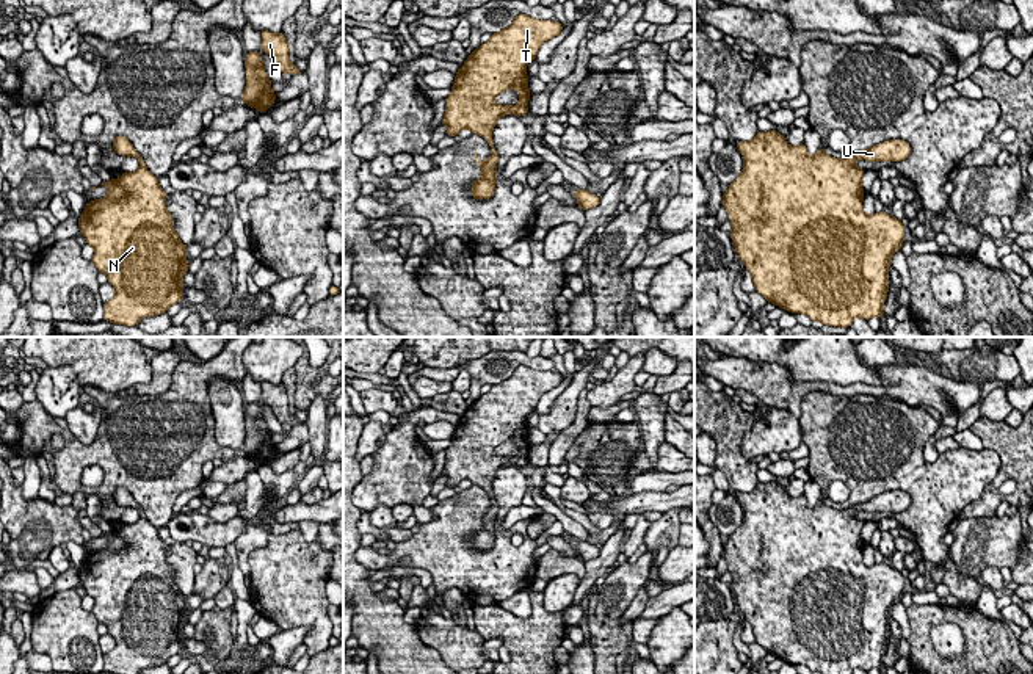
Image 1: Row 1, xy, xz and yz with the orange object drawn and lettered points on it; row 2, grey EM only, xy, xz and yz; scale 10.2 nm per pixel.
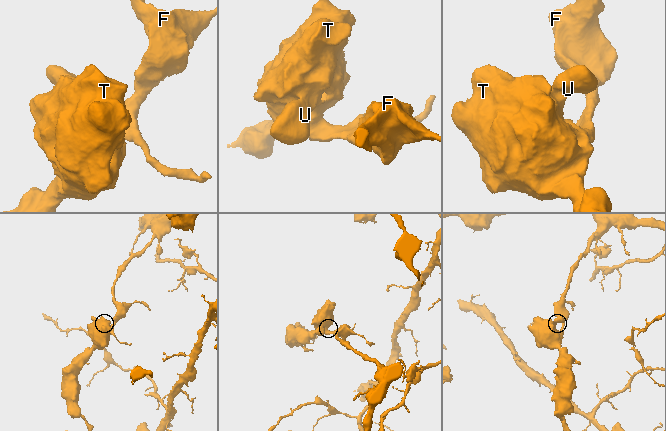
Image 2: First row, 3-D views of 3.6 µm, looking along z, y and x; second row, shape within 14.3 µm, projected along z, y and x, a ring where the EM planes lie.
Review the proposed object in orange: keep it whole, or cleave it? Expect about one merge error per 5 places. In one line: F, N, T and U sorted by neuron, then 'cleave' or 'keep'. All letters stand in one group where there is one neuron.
F N T U | keep

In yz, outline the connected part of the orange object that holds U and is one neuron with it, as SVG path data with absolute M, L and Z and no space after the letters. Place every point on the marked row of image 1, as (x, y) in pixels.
M770 130L757 132L751 141L737 141L737 147L745 157L743 171L723 194L723 205L732 223L730 238L735 241L735 252L751 273L756 292L787 312L804 313L812 321L818 320L826 326L850 328L856 317L867 321L873 317L883 318L890 255L904 243L904 224L886 212L864 213L862 176L865 169L857 169L856 161L859 158L870 163L901 161L909 157L911 146L904 140L889 140L846 160L826 155L823 147L809 157L804 143L790 146L784 135Z

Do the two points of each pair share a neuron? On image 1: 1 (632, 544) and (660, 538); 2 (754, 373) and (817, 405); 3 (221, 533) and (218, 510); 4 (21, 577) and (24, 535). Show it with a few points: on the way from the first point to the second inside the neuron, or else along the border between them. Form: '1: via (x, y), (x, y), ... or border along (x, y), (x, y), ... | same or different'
1: border along (662, 514), (648, 529), (643, 543) | different
2: border along (839, 397), (830, 392), (808, 392), (798, 417) | different
3: border along (207, 514), (220, 522), (228, 522), (237, 516) | different
4: border along (16, 568), (25, 569) | different

